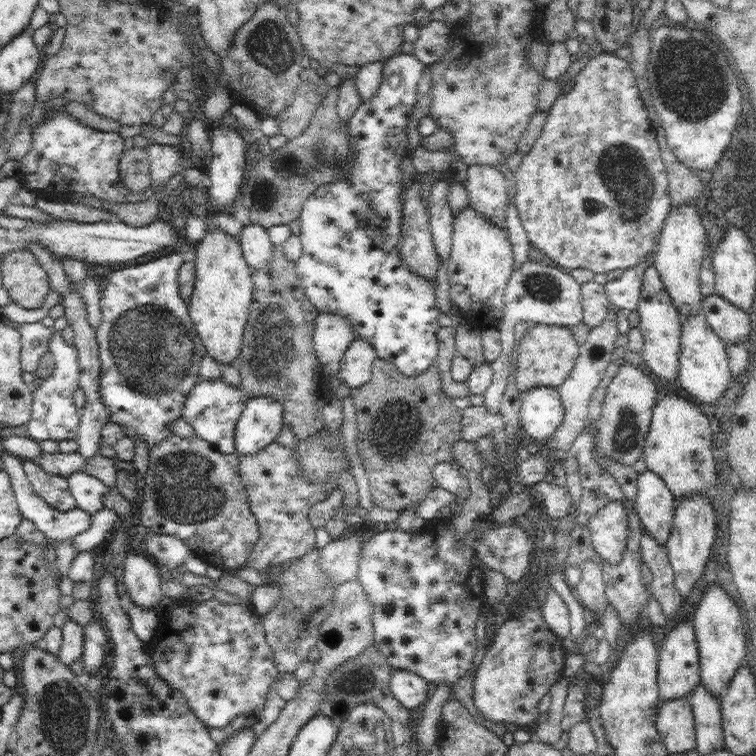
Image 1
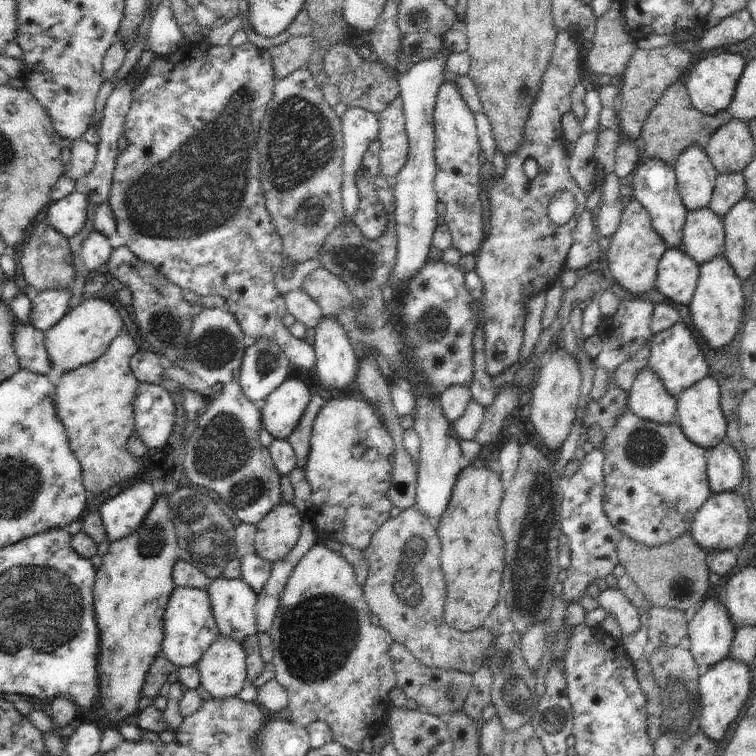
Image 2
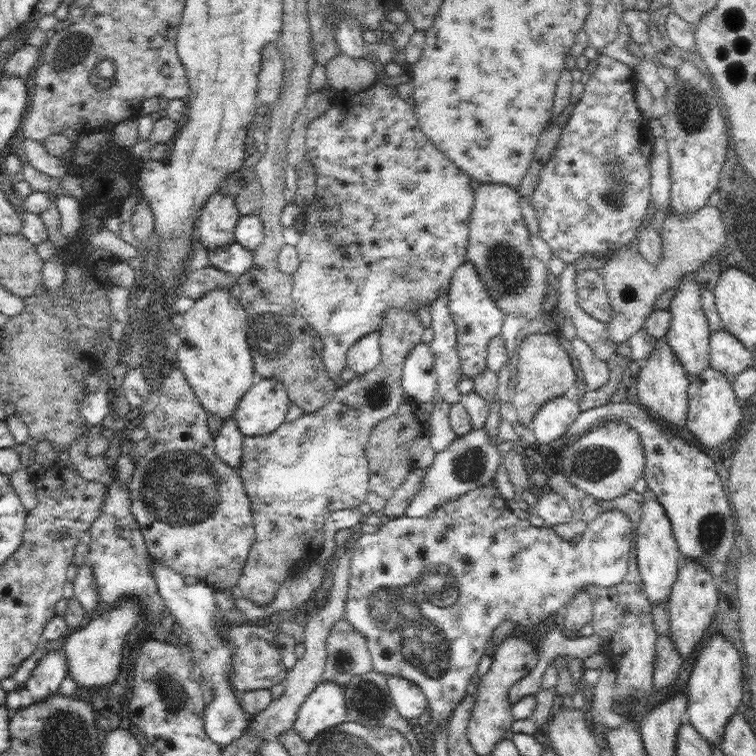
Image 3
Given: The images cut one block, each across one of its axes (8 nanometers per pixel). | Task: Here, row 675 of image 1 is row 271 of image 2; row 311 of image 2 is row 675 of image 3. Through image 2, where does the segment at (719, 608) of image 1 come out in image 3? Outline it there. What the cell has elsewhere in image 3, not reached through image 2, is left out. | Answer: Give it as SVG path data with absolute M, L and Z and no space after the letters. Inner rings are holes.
M721 630L707 638L687 680L687 720L709 744L719 746L725 724L735 714L735 710L741 708L743 672L743 660L737 656L735 646L721 634Z

